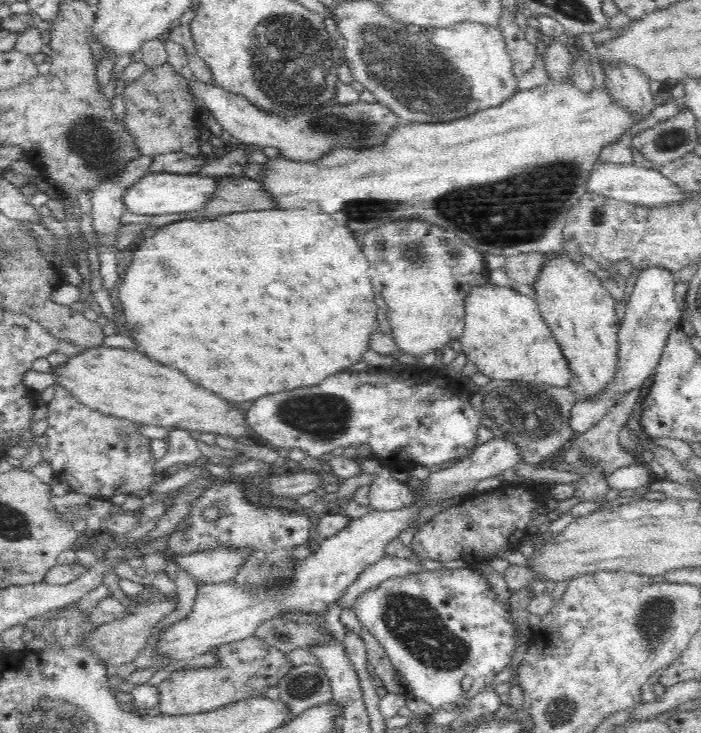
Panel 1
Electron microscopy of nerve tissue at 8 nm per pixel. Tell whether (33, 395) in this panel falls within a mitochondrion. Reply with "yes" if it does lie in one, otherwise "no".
no

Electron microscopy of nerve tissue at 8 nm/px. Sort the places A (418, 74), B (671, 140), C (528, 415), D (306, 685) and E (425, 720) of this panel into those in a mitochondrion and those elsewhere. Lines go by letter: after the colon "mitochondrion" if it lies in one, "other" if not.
A: mitochondrion
B: mitochondrion
C: mitochondrion
D: mitochondrion
E: other

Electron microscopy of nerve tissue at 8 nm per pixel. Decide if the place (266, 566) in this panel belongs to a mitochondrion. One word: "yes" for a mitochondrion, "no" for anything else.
yes

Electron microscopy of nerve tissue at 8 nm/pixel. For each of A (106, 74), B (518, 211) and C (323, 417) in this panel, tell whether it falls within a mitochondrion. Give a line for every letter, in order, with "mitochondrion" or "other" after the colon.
A: other
B: mitochondrion
C: mitochondrion

